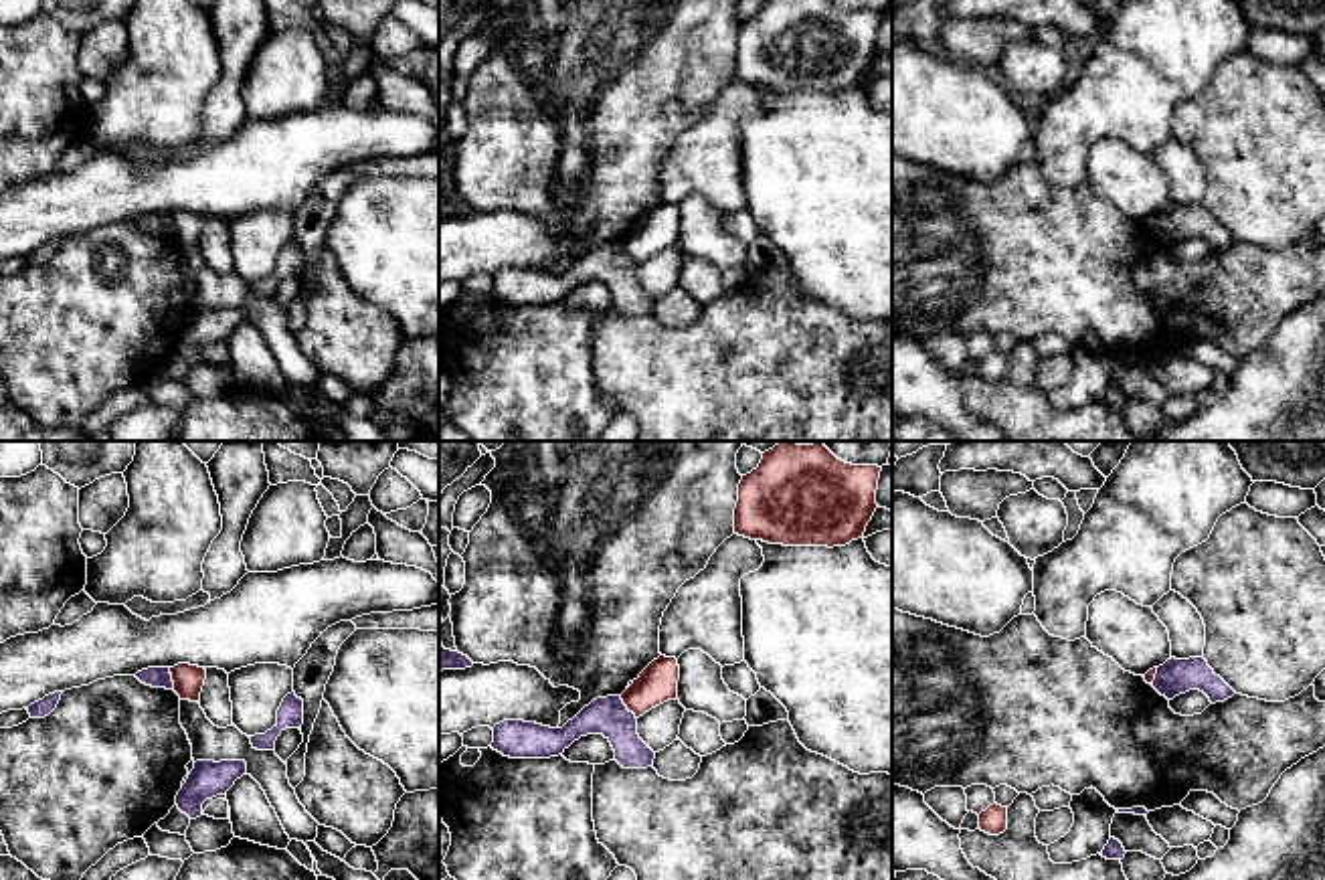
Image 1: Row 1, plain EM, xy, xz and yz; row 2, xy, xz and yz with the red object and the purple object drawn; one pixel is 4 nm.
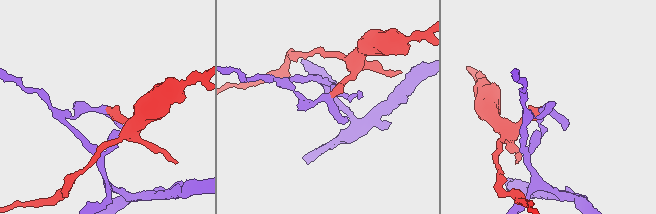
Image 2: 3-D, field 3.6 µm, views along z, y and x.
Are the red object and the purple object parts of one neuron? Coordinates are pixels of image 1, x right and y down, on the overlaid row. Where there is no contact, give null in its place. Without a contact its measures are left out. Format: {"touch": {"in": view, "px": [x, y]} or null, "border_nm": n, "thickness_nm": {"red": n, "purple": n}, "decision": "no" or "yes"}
{"touch": {"in": "xz", "px": [628, 709]}, "border_nm": 120, "thickness_nm": {"red": 160, "purple": 160}, "decision": "no"}

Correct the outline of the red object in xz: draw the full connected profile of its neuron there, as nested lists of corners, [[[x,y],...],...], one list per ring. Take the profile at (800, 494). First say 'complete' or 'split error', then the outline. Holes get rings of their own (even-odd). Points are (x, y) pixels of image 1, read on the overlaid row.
complete; [[[781,441],[742,475],[734,534],[783,546],[846,546],[864,538],[882,467],[852,465],[823,443]]]

